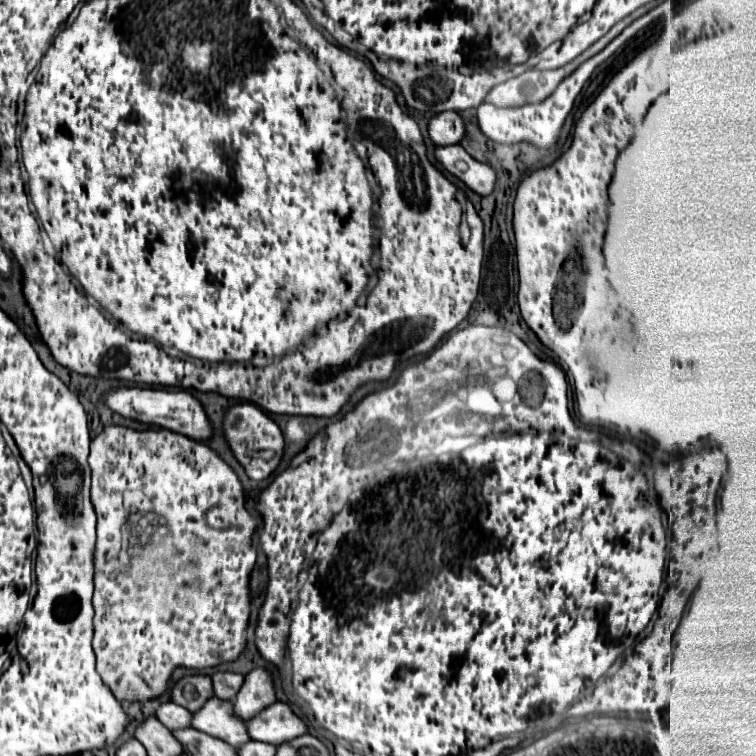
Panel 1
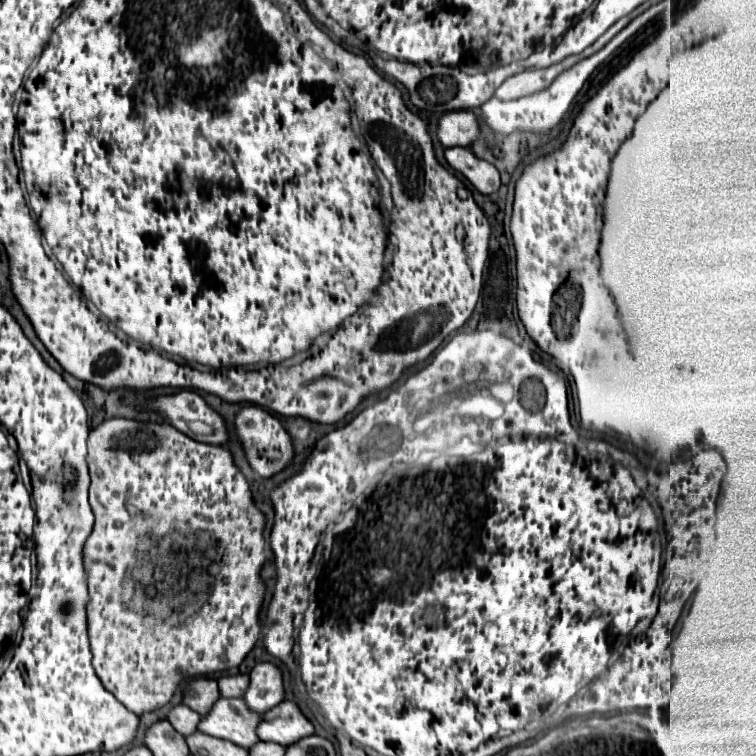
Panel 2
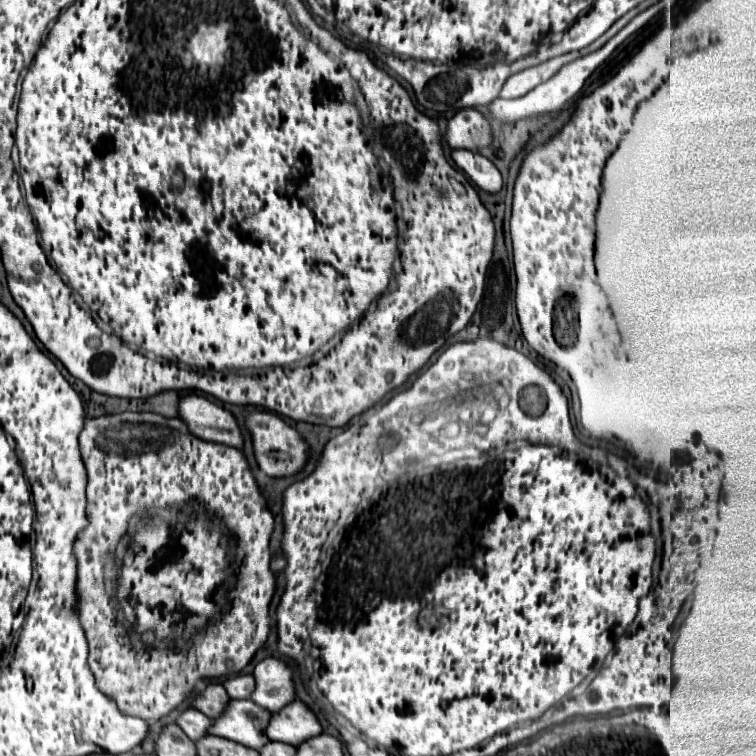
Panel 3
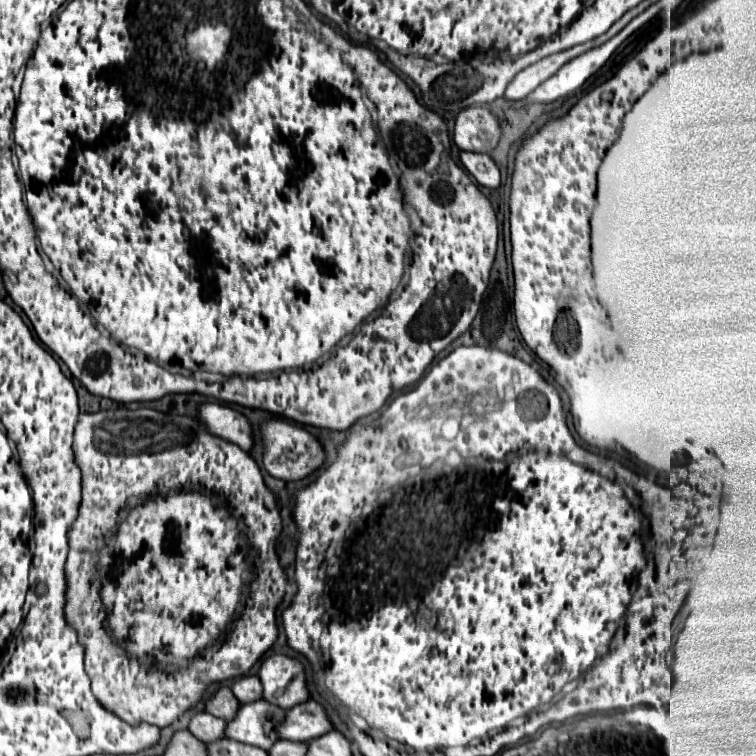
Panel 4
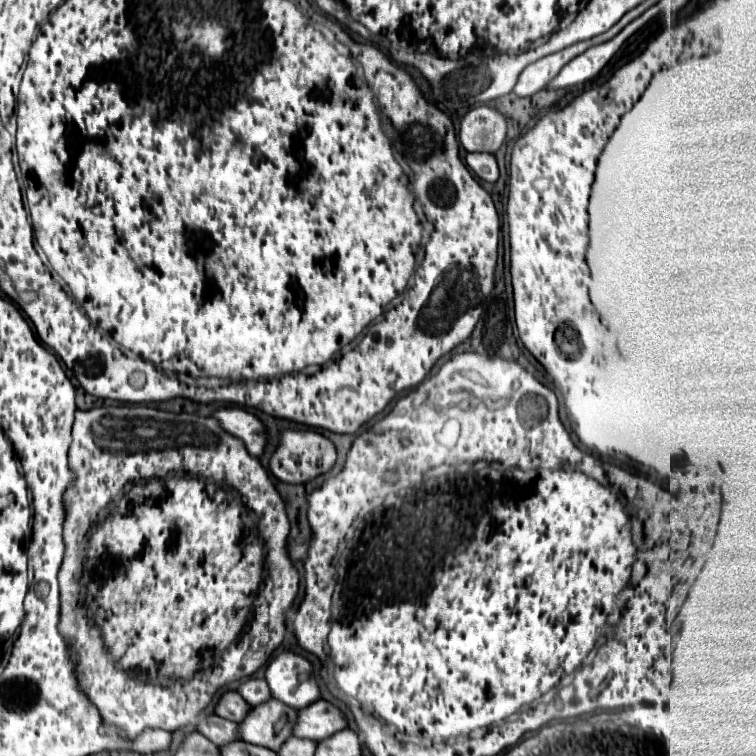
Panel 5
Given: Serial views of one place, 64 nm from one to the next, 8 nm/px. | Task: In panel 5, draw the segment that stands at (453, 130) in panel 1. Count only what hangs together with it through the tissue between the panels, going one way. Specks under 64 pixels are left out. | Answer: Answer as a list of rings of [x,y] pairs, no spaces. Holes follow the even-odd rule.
[[[488,106],[466,112],[460,120],[458,140],[466,152],[496,152],[506,138],[506,120]]]

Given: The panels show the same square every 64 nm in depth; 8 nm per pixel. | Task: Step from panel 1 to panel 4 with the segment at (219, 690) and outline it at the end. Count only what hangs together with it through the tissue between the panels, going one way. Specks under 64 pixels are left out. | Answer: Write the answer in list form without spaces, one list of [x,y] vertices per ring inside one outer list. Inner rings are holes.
[[[244,676],[244,678],[238,678],[238,680],[230,686],[230,690],[232,690],[232,694],[244,704],[244,702],[260,700],[262,684],[260,684],[258,676]]]

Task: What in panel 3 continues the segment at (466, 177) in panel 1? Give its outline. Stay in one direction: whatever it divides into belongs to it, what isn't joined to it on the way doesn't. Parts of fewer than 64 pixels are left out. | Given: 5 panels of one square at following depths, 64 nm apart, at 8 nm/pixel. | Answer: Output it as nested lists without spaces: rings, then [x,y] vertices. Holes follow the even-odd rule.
[[[452,150],[452,160],[478,188],[486,192],[500,192],[502,176],[488,158],[472,150]]]

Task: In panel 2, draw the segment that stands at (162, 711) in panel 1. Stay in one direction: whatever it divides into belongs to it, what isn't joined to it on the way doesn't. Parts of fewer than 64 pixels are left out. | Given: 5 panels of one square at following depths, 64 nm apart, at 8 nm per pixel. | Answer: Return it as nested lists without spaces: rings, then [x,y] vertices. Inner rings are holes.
[[[178,704],[178,706],[174,706],[174,708],[168,710],[166,720],[176,728],[176,732],[188,736],[188,734],[196,732],[196,726],[200,722],[200,714],[196,714],[194,710],[190,710],[184,704]]]

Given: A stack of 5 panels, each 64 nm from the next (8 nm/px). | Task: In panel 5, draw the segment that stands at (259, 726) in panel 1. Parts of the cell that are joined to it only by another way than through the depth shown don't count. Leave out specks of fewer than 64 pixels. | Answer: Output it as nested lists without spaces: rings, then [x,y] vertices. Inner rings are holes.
[[[316,700],[310,706],[298,710],[298,718],[292,726],[292,736],[318,742],[344,728],[346,720],[342,712],[324,700]]]

